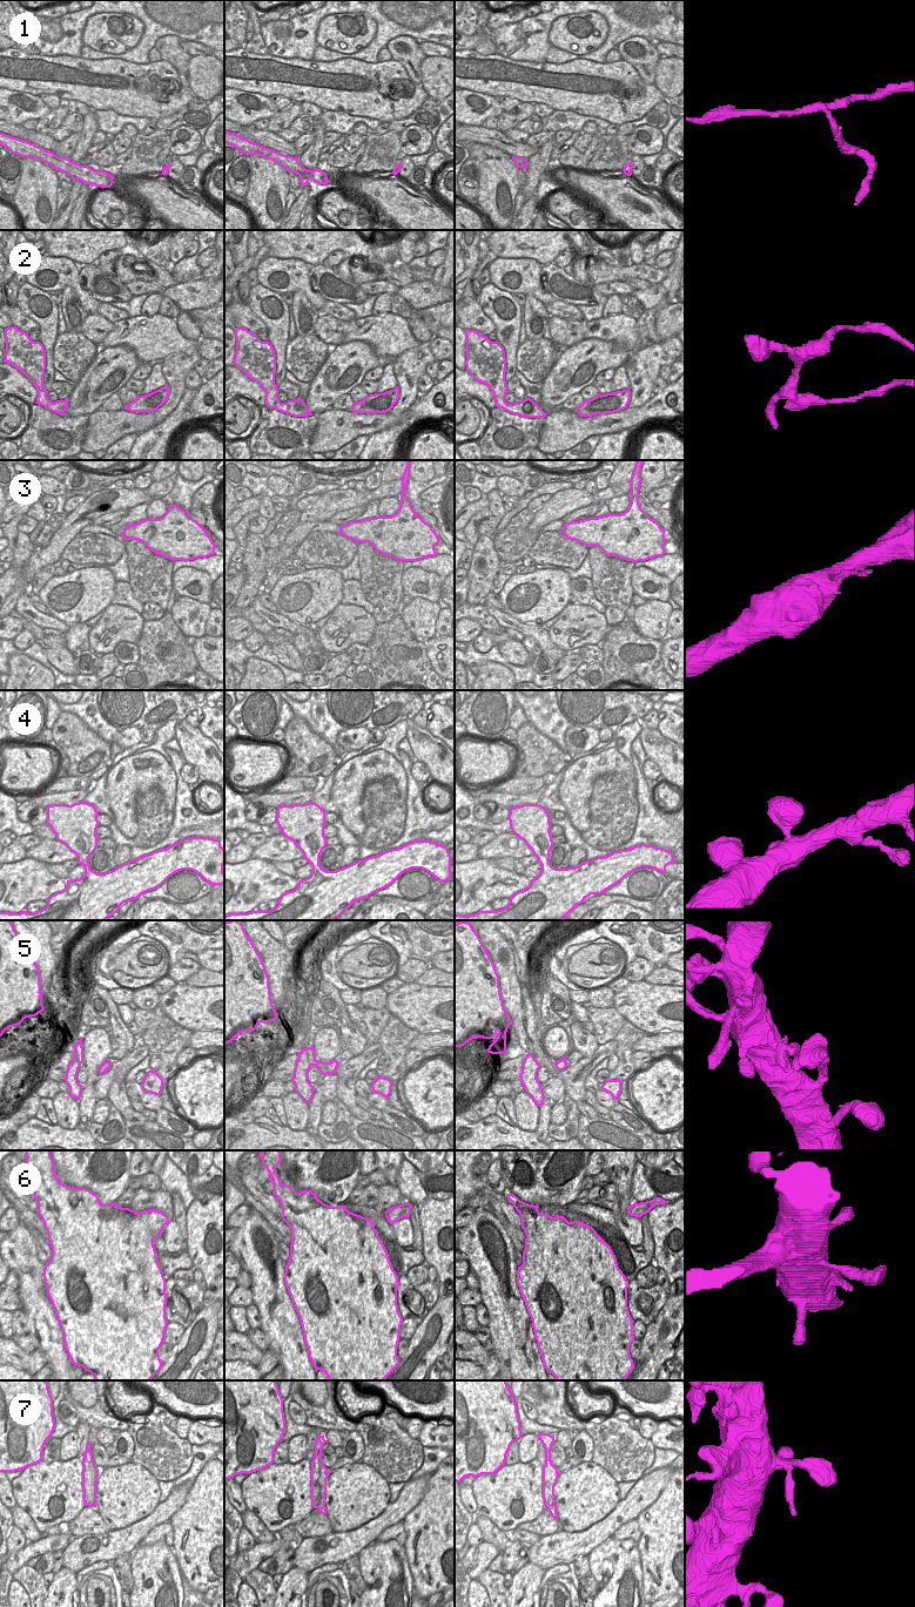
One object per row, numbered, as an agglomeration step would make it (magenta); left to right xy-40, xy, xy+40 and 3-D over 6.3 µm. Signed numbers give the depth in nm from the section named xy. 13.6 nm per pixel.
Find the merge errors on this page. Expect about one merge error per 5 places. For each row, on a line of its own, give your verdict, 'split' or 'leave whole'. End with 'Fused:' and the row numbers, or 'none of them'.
1: split
2: leave whole
3: leave whole
4: leave whole
5: leave whole
6: leave whole
7: leave whole
Fused: 1

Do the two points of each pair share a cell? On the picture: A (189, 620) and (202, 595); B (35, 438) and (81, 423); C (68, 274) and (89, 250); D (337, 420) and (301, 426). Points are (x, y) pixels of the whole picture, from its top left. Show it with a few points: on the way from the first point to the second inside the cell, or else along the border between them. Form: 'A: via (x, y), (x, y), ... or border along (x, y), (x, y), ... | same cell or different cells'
A: border along (179, 595), (186, 595), (207, 603) | different cells
B: via (45, 430), (49, 427), (69, 427) | same cell
C: border along (51, 256), (65, 256), (78, 265) | different cells
D: border along (317, 414), (317, 425), (308, 447) | different cells

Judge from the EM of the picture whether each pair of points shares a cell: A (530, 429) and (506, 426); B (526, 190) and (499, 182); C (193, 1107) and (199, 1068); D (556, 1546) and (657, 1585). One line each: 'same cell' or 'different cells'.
A: same cell
B: different cells
C: same cell
D: different cells

